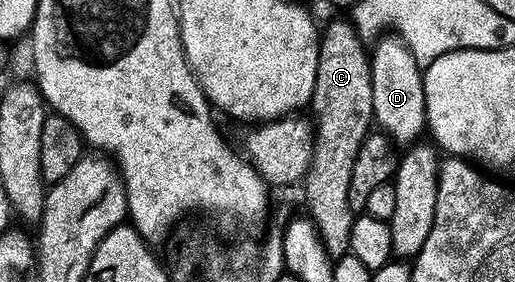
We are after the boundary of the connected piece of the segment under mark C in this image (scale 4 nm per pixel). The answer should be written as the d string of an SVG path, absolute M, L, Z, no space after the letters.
M344 17L330 21L325 30L321 31L318 71L315 76L314 92L309 102L312 110L313 146L311 164L302 180L304 186L304 200L308 204L307 217L311 218L320 233L322 244L326 248L328 257L335 260L348 253L350 244L350 228L354 211L350 208L349 186L351 169L354 159L361 147L362 140L371 131L373 116L373 80L369 51L364 40L360 37L353 23Z

